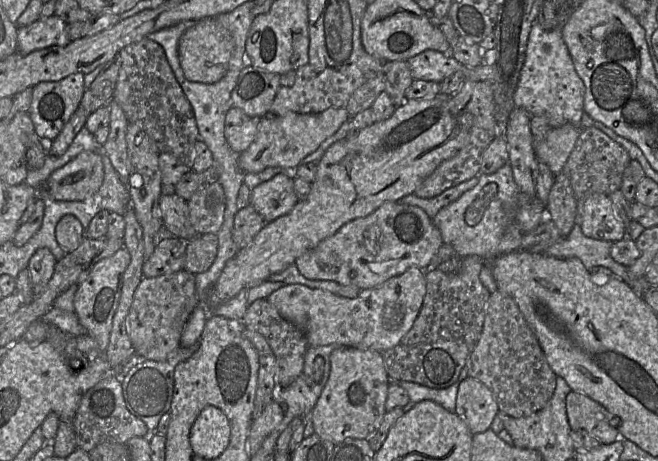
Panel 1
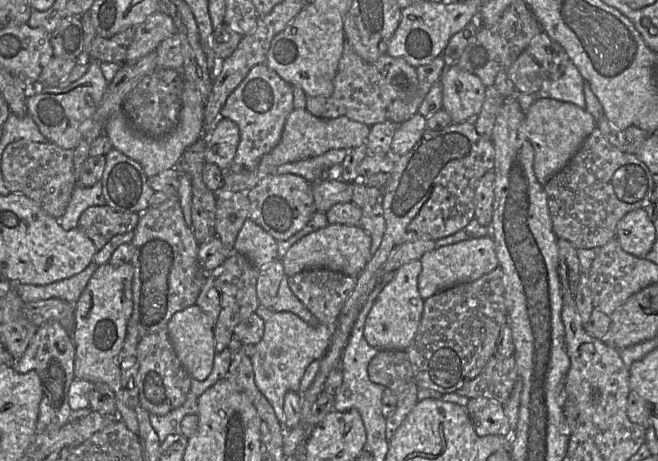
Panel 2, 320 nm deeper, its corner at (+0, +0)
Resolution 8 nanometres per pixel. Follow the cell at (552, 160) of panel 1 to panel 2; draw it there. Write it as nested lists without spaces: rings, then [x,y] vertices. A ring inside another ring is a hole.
[[[535,98],[525,112],[524,133],[534,149],[534,173],[538,182],[545,185],[564,169],[584,140],[596,127],[593,116],[577,105],[552,98]]]

